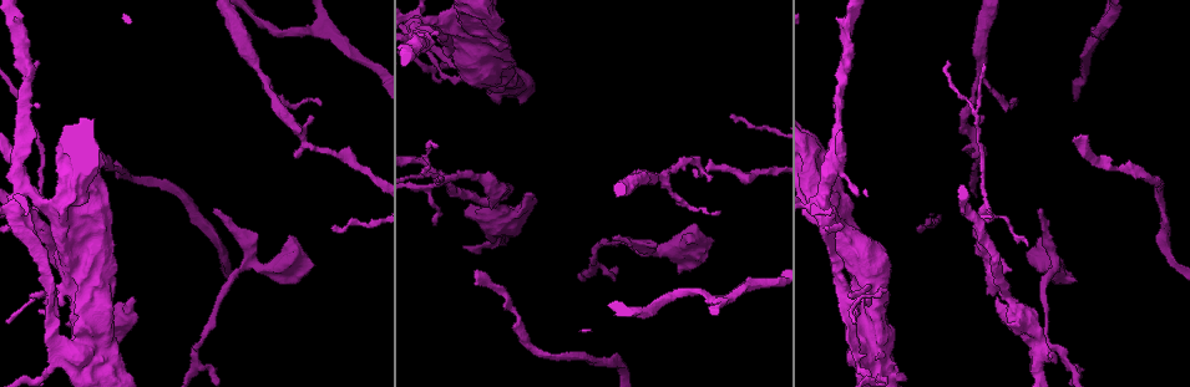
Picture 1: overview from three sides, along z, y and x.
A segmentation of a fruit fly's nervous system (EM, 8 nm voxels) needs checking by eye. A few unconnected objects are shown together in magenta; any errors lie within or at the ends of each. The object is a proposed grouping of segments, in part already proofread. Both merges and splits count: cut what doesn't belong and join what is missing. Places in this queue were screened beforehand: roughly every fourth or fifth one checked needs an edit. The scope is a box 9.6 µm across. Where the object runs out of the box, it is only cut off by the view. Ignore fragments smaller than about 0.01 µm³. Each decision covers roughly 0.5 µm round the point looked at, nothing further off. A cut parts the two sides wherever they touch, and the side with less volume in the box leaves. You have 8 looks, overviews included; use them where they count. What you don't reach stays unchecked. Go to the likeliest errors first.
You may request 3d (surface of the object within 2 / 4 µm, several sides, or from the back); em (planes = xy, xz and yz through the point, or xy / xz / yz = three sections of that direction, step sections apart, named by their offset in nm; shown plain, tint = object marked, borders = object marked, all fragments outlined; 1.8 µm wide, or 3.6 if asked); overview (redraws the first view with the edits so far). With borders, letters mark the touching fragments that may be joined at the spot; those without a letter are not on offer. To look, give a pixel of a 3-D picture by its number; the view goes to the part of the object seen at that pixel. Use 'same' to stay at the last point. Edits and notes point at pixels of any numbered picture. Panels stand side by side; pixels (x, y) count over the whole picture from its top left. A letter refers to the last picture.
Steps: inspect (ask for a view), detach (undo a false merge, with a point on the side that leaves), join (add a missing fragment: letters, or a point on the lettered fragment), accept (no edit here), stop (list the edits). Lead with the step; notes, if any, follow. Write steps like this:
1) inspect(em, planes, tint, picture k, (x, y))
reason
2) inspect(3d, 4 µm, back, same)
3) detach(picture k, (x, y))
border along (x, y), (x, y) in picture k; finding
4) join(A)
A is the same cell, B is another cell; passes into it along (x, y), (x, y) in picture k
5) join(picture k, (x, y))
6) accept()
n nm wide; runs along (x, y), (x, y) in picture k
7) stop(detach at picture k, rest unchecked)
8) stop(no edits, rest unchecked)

inspect(em, xy, step 16, tint, picture 1, (421, 19))

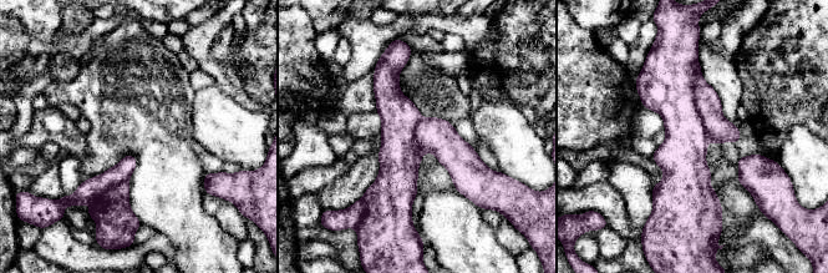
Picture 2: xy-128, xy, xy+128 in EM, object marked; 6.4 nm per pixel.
inspect(em, planes, borders, same)

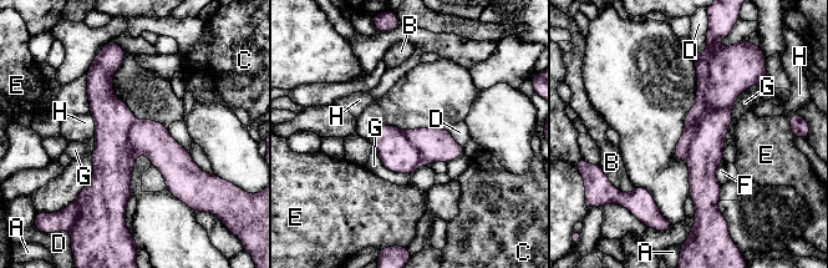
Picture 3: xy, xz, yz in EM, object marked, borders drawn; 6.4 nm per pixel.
detach(picture 3, (711, 126))
A, B, C, D, E, F, G and H are other cells; border along (714, 55), (707, 106), (731, 107) in picture 3; a second neuron is stuck on

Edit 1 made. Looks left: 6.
inspect(overview)
redraw

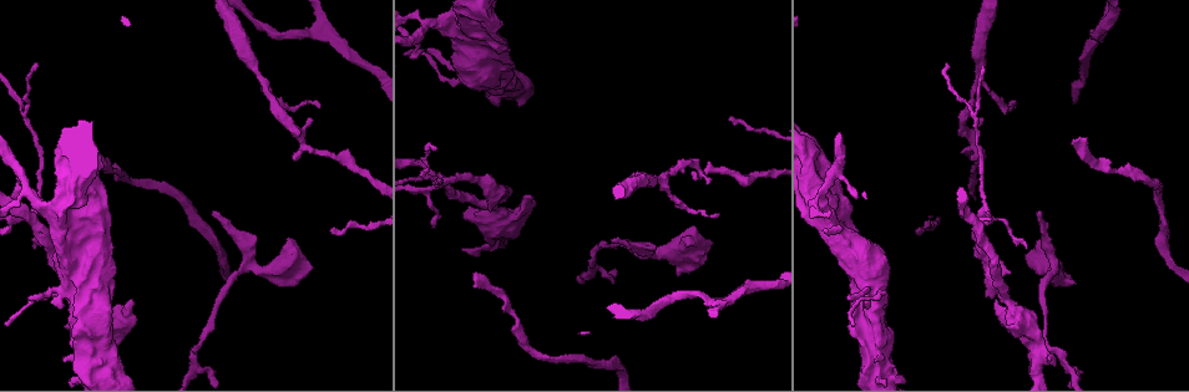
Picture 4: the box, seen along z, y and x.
inspect(3d, 2 µm, back, picture 4, (613, 241))
free end

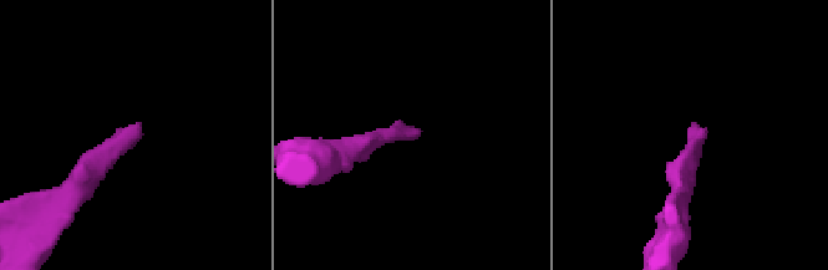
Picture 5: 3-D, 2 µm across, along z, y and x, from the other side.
inspect(em, xz, step 16, borders, picture 5, (140, 124))

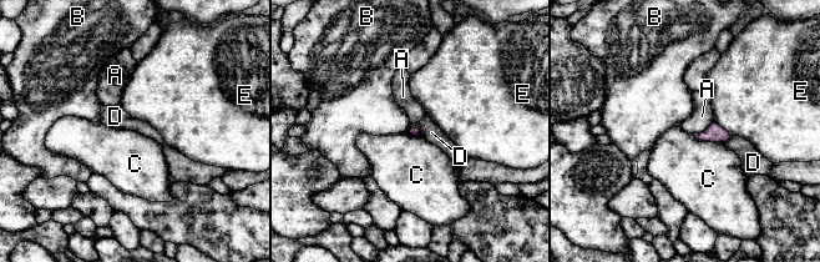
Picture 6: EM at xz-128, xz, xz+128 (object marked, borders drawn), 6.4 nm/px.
accept()
A, B, C, D and E are other cells; no lettered fragment goes on from it

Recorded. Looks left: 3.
inspect(em, xz, step 16, borders, picture 4, (693, 225))
free end

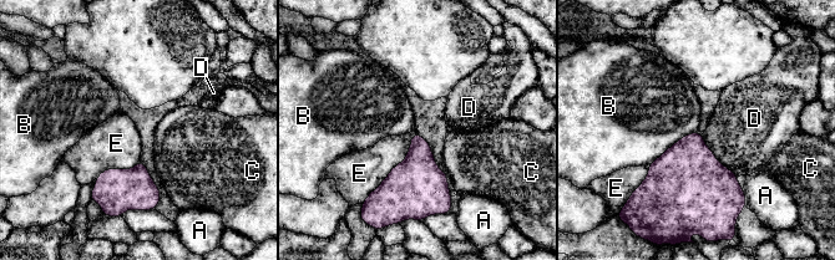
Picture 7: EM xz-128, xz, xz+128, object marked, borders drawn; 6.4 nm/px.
accept()
E touches over 550 nm; A, B, C, D and E are other cells; no lettered fragment goes on from it

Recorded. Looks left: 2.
stop(detach at picture 3, rest unchecked)

